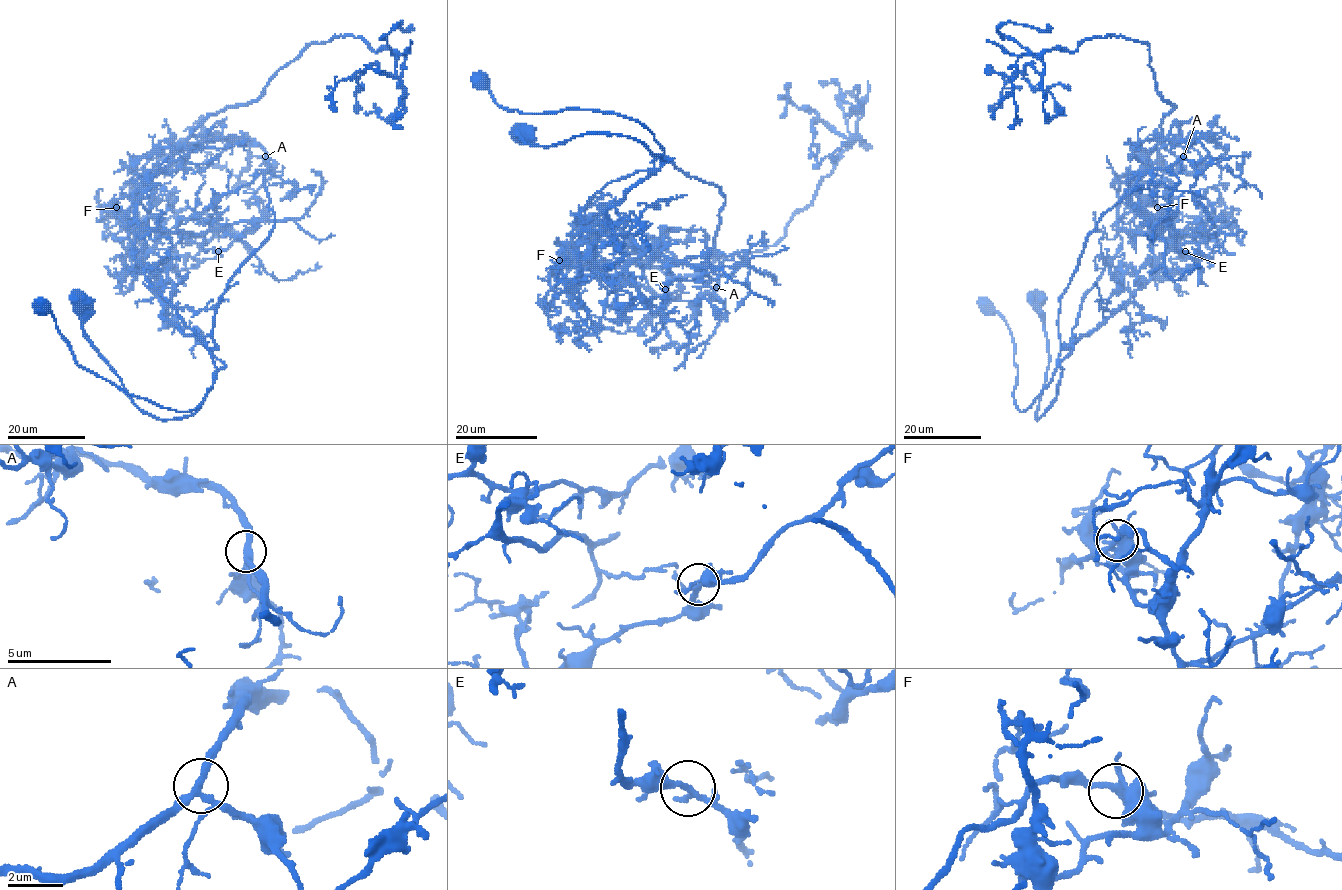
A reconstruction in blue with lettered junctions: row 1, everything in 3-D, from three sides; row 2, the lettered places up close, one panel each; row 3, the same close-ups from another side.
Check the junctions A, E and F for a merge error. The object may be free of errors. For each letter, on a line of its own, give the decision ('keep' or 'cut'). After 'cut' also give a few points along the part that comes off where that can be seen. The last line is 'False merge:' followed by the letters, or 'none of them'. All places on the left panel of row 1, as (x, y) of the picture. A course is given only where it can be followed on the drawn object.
A: keep
E: keep
F: cut; course (116, 208), (131, 223), (189, 136), (309, 43), (392, 50), (394, 75), (341, 80), (335, 112)
False merge: F

